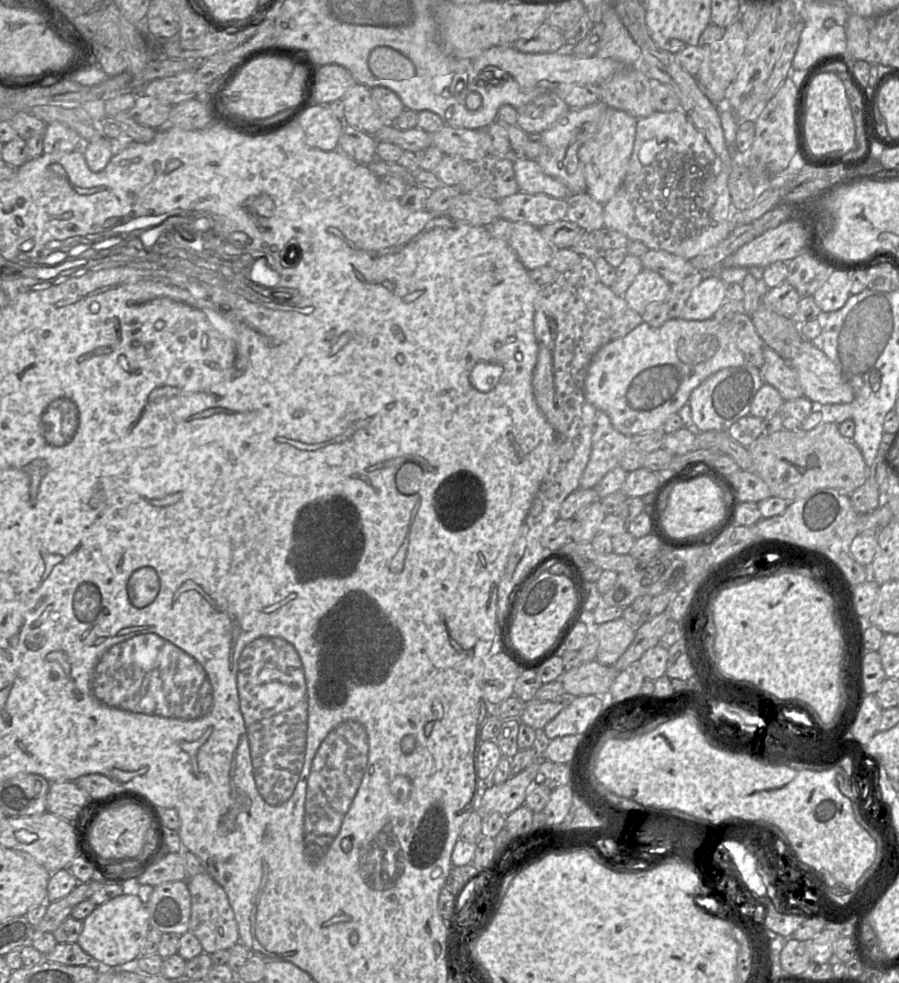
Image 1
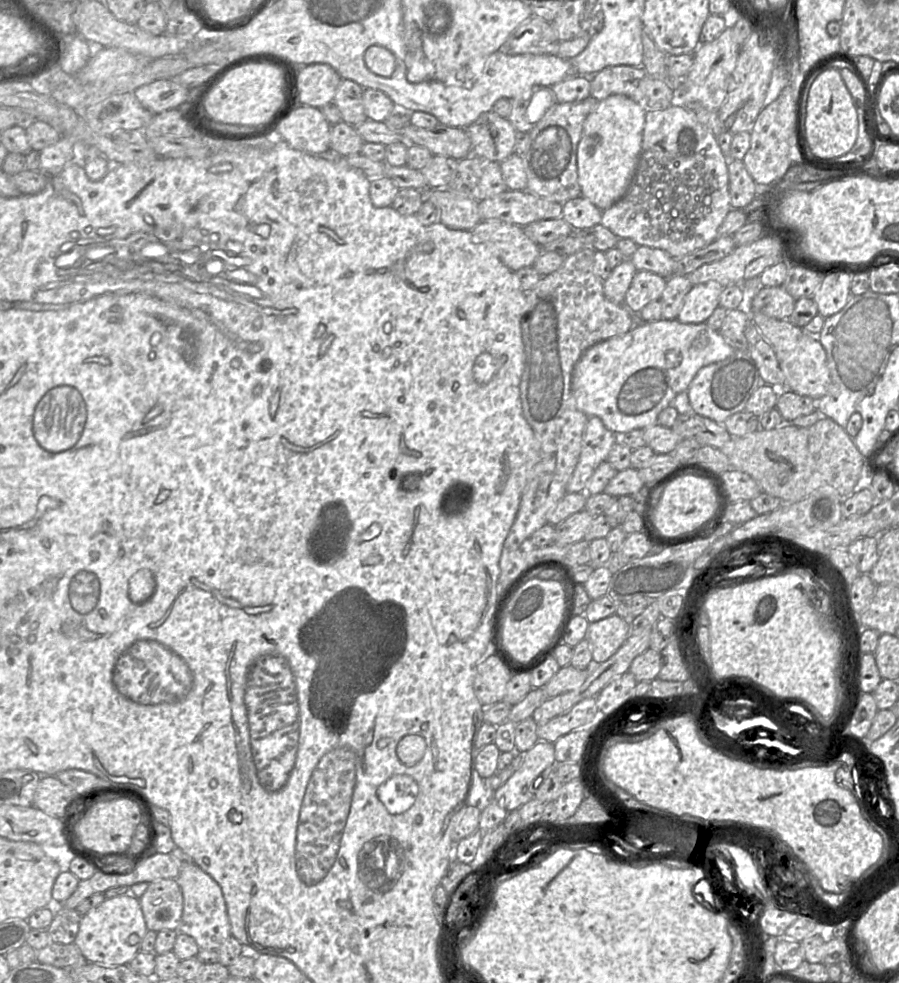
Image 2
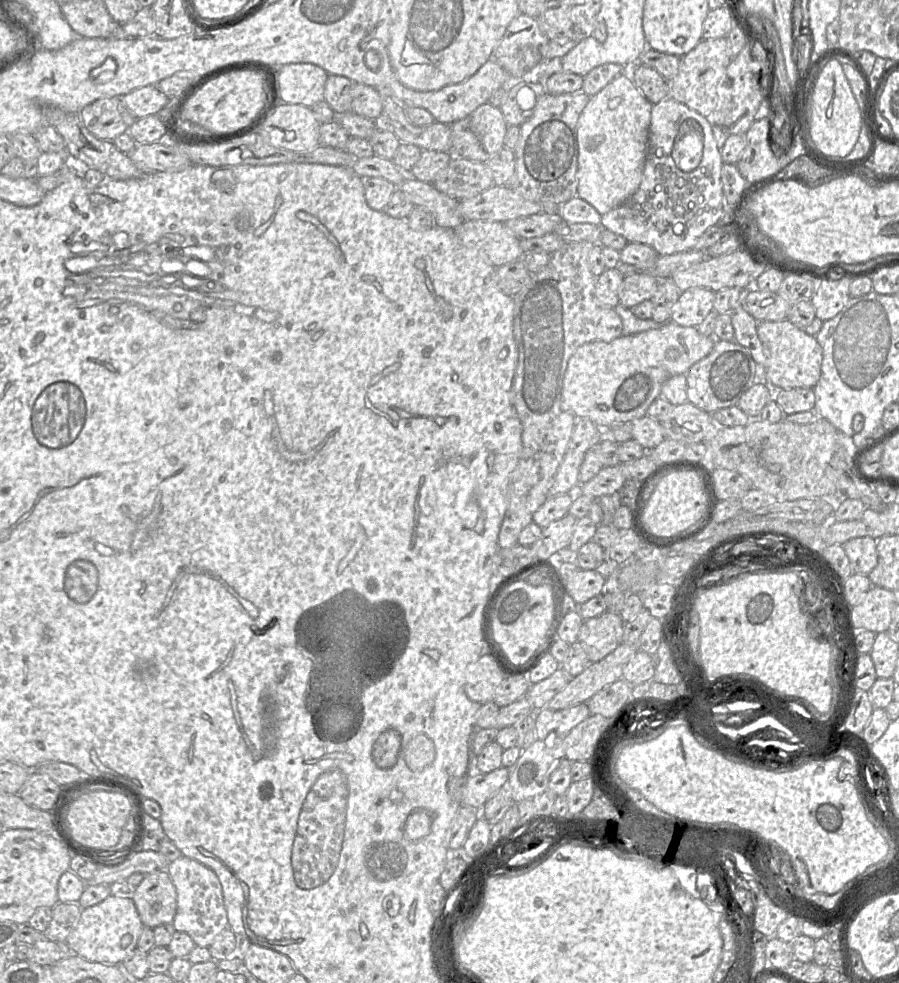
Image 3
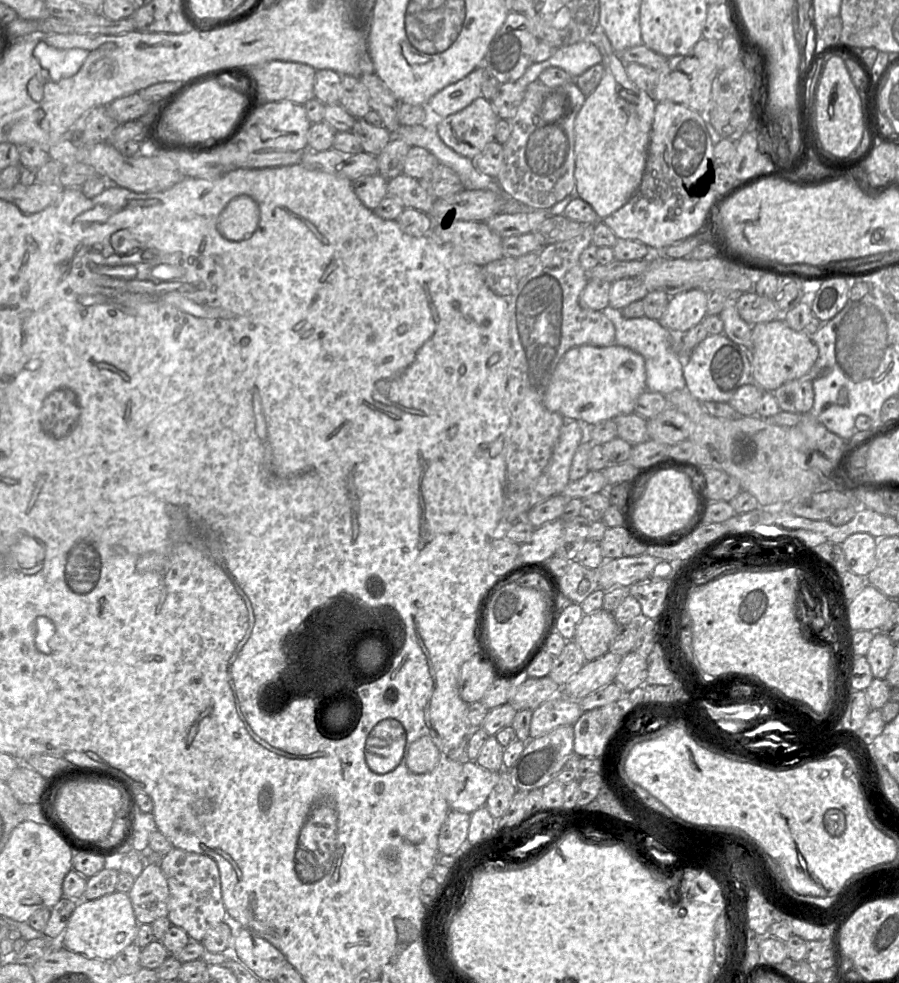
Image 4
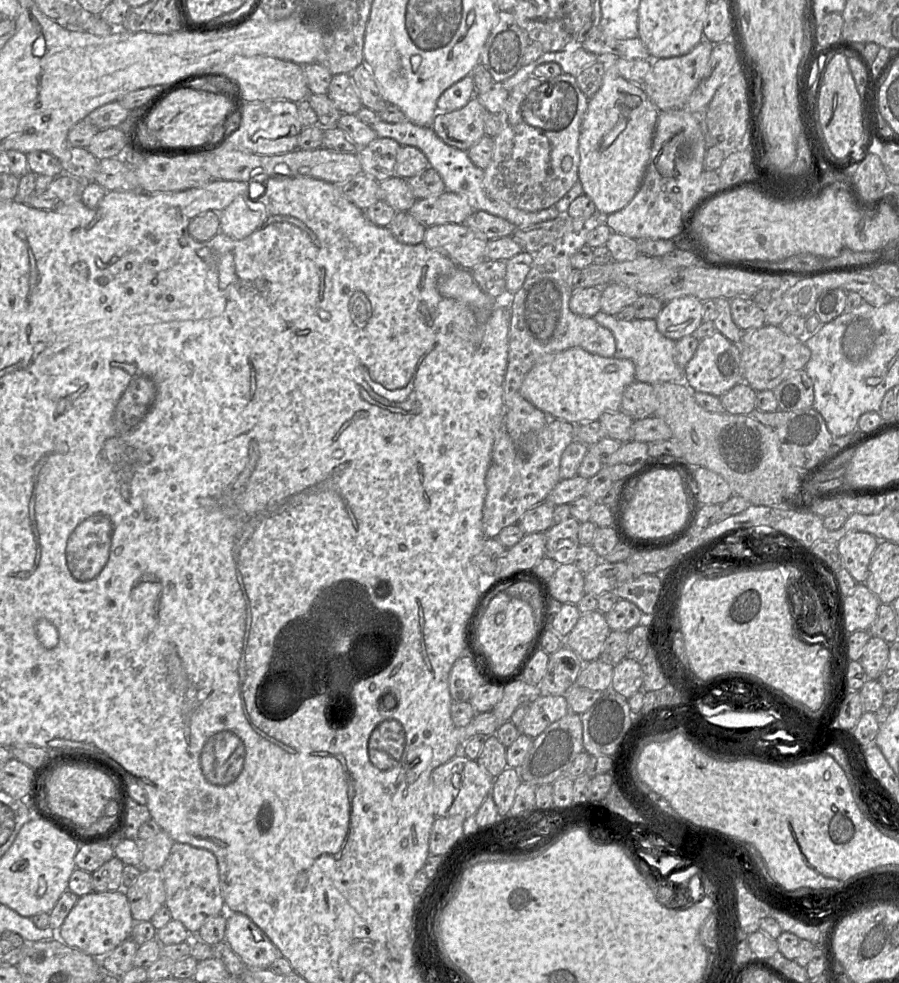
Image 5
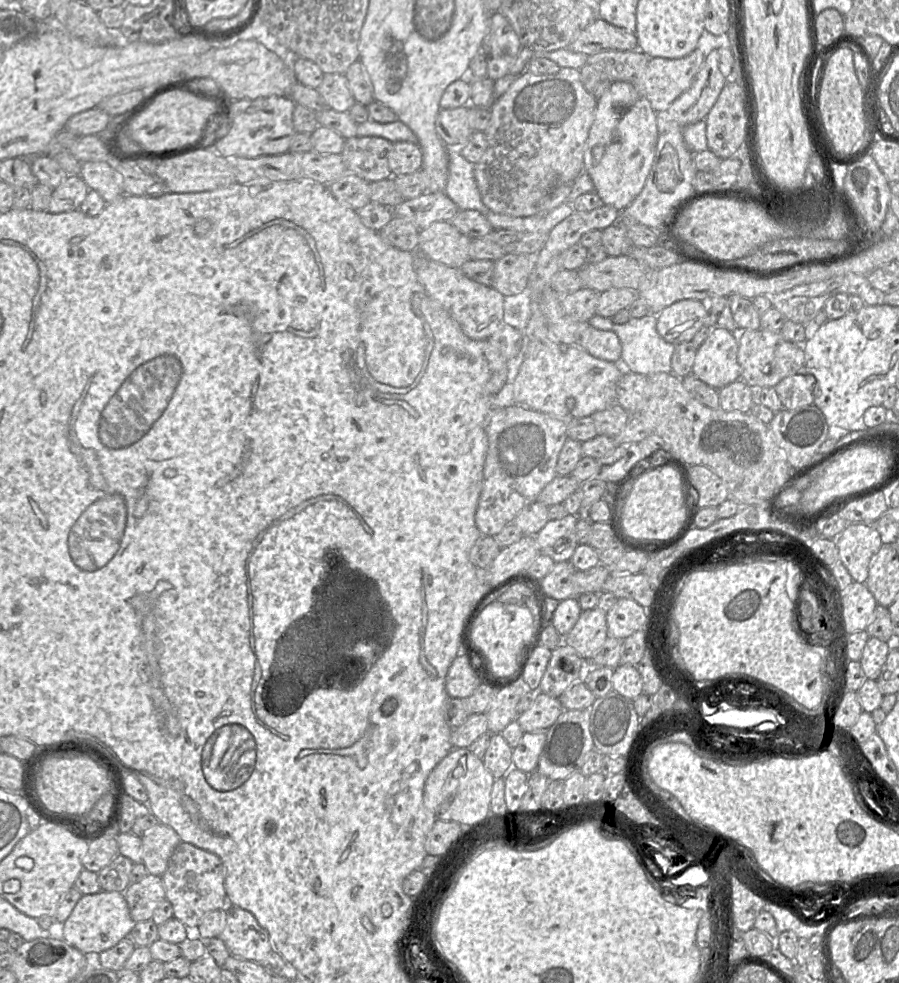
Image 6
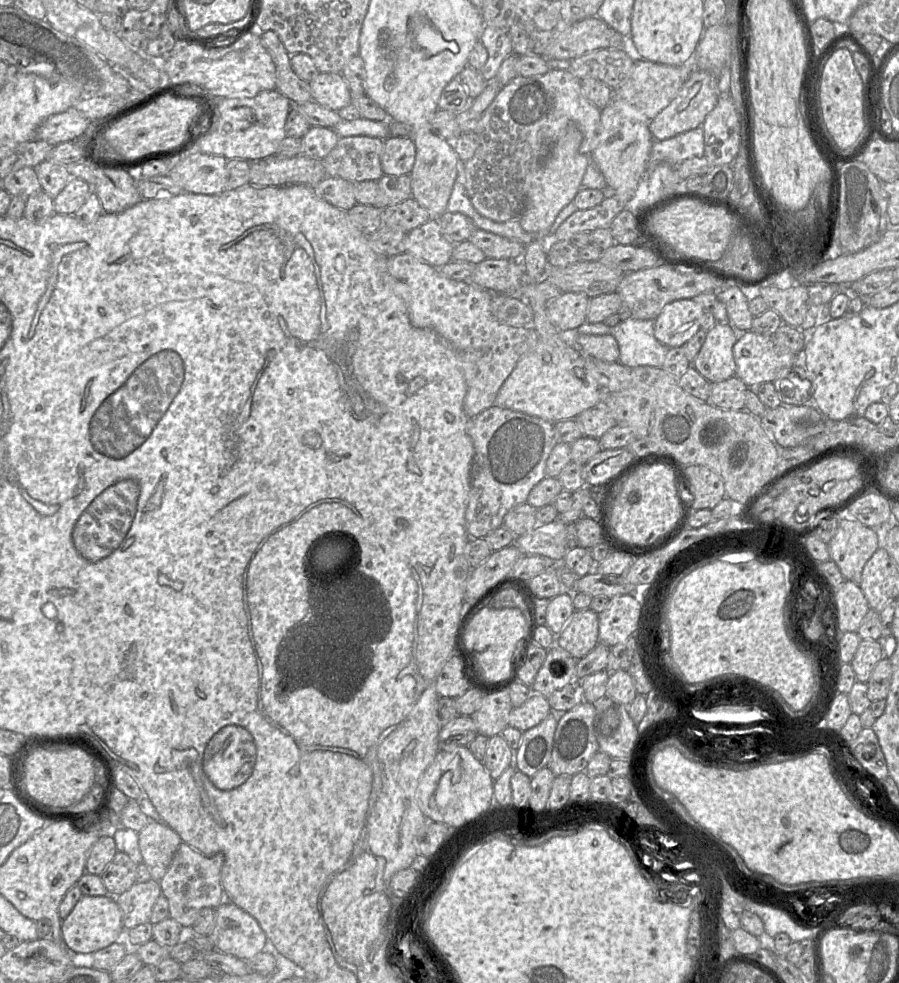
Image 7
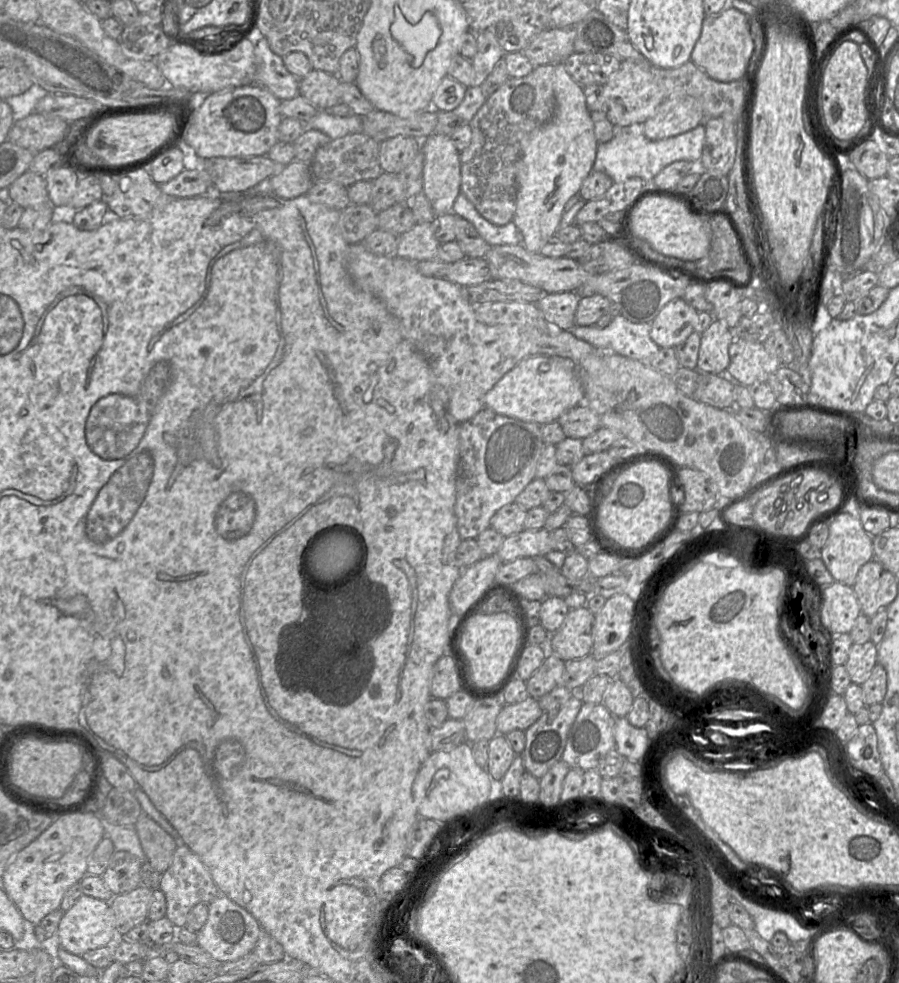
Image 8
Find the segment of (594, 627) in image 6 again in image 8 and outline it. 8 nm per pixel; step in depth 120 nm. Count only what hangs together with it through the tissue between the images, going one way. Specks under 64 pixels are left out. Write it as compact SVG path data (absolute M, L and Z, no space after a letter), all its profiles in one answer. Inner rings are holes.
M586 606L580 607L580 608L577 608L577 609L570 609L568 614L567 614L567 616L566 616L566 618L565 618L565 620L564 620L564 622L563 622L563 624L561 625L561 627L554 633L548 633L547 632L546 645L536 645L536 646L544 646L544 647L546 647L548 652L556 654L563 661L571 661L571 660L574 660L574 659L584 658L584 657L588 656L589 654L591 654L592 651L593 651L592 627L594 625L594 618L595 618L595 615Z

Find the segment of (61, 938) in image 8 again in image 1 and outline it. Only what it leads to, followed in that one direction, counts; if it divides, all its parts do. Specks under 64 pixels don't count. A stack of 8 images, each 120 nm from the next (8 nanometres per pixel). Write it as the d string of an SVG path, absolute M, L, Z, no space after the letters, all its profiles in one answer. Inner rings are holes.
M122 894L96 906L83 920L83 929L77 943L96 964L115 967L140 957L150 929L150 915L146 904L137 894Z

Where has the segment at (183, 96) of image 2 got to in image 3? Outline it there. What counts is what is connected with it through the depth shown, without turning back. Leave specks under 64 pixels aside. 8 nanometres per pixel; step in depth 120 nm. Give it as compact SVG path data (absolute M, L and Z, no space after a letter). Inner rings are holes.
M148 85L129 92L121 99L136 119L140 119L157 114L167 104L169 97L156 85Z

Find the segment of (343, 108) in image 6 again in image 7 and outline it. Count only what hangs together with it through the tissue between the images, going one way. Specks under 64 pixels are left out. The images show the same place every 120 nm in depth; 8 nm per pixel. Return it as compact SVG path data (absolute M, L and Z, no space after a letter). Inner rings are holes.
M320 72L309 85L312 100L328 109L338 111L351 103L352 94L342 73Z

